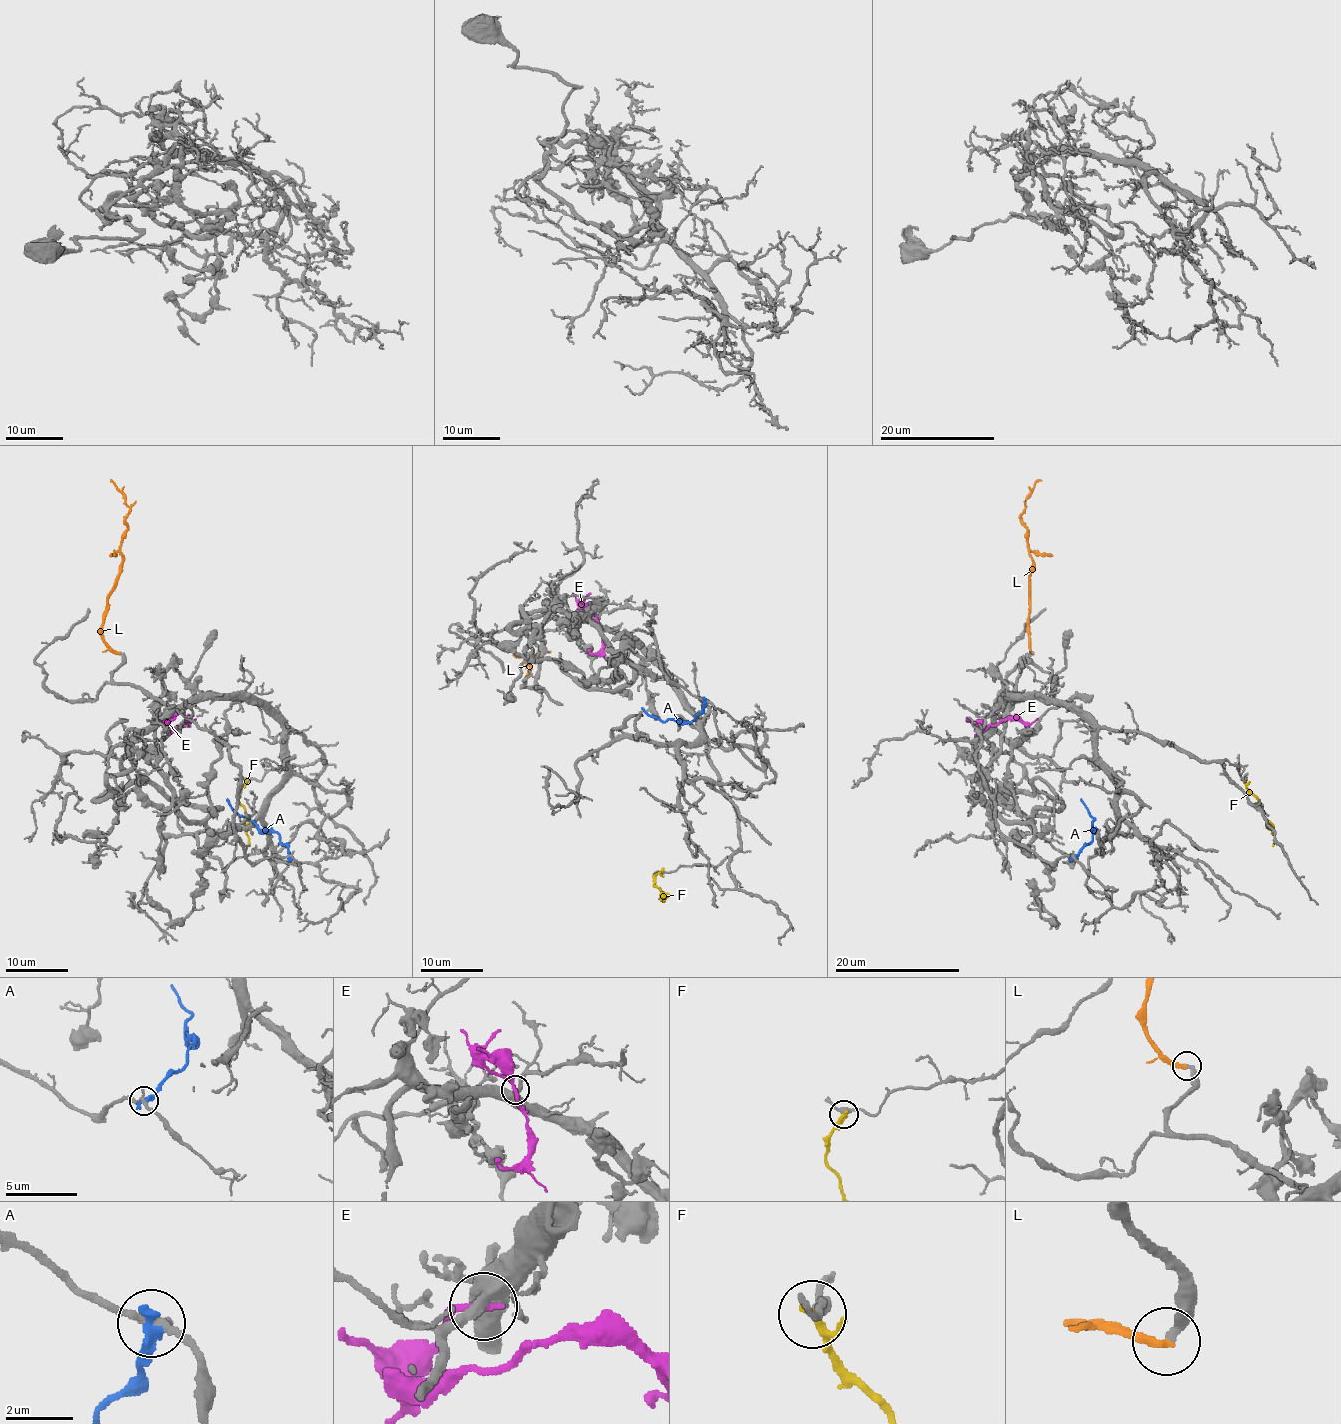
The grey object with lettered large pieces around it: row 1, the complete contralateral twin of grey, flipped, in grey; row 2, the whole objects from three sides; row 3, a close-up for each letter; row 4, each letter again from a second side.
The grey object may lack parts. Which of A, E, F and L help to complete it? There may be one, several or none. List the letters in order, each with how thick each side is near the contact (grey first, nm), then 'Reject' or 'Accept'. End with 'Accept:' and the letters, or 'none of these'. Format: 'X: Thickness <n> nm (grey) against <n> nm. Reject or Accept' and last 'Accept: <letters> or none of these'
A: Thickness 260 nm (grey) against 380 nm. Reject
E: Thickness 440 nm (grey) against 220 nm. Reject
F: Thickness 280 nm (grey) against 200 nm. Reject
L: Thickness 300 nm (grey) against 280 nm. Accept
Accept: L

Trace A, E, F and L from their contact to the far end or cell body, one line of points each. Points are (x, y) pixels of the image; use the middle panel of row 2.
A: (704, 700), (703, 709), (690, 722), (674, 719), (662, 722), (642, 708)
E: (596, 620), (585, 607), (593, 614), (602, 632), (604, 657), (610, 664)
F: (662, 871), (656, 875), (654, 885), (664, 899)
L: (535, 659), (518, 656), (537, 659), (535, 656), (543, 653), (541, 648), (544, 651), (526, 668)

